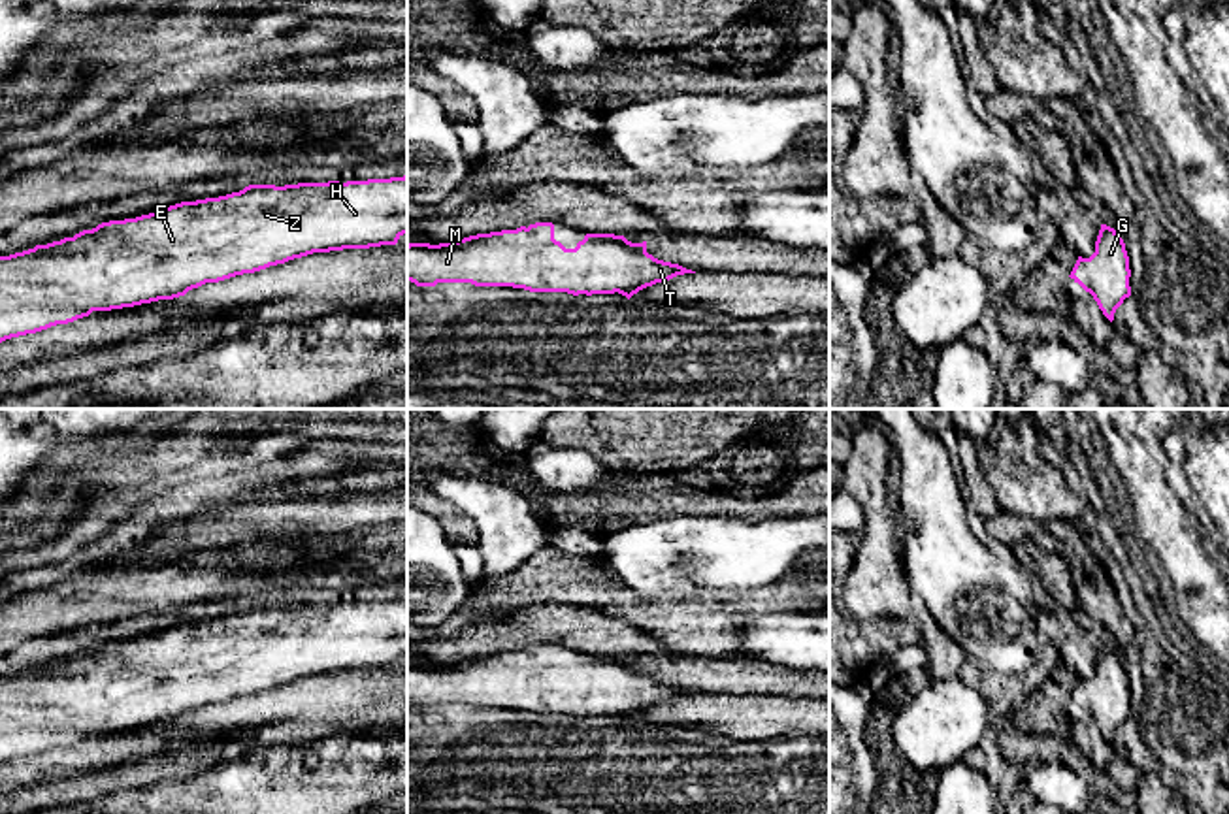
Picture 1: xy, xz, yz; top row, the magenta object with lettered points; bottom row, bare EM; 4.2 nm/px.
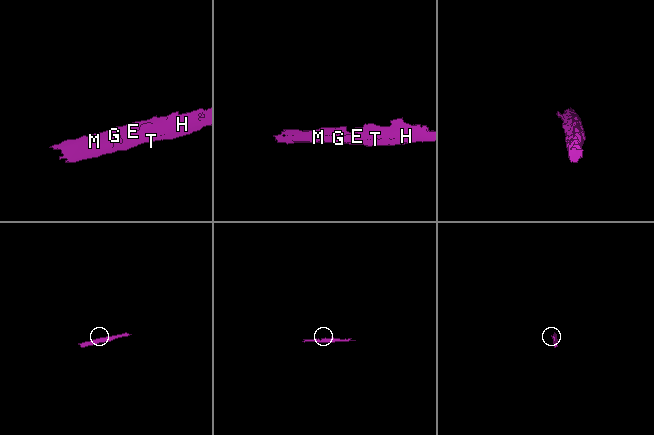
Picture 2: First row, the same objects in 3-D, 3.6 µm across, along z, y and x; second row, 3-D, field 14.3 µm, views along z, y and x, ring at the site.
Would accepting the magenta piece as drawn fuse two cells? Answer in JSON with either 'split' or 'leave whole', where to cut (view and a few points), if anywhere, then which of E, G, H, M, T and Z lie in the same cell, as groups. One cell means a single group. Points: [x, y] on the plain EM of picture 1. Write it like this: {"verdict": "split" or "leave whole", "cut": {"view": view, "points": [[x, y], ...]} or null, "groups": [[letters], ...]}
{"verdict": "leave whole", "cut": null, "groups": [["E", "G", "H", "M", "T", "Z"]]}

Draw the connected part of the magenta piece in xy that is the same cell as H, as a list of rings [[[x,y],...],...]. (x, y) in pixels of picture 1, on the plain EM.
[[[407,597],[368,603],[249,607],[74,659],[0,678],[0,765],[92,733],[173,722],[205,705],[254,695],[313,675],[396,667],[407,656]]]

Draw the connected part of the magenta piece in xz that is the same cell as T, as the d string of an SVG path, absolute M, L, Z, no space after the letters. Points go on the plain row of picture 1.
M535 644L516 652L477 656L451 665L409 665L407 703L417 708L437 705L471 705L475 708L513 708L530 714L622 716L628 722L639 712L677 697L696 695L647 675L647 663L631 665L624 658L586 656L575 671L554 661L552 644Z

